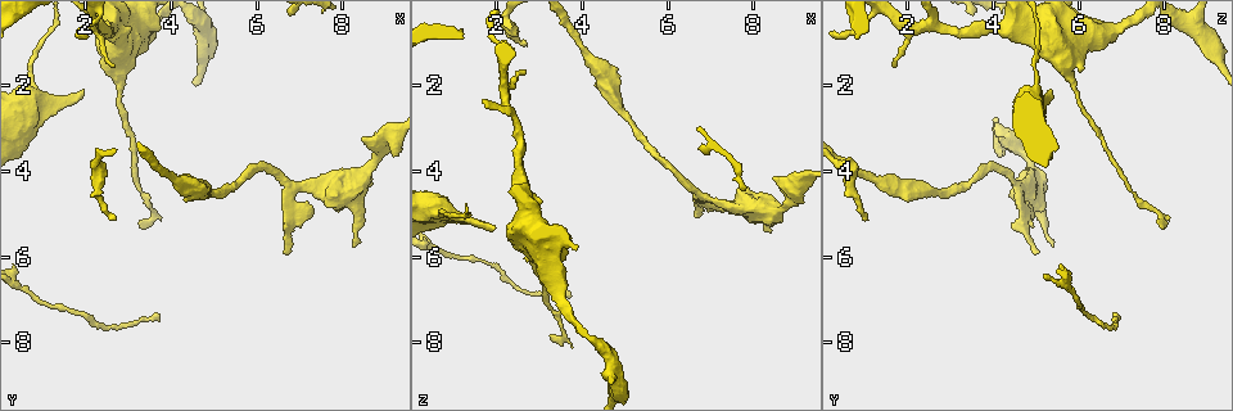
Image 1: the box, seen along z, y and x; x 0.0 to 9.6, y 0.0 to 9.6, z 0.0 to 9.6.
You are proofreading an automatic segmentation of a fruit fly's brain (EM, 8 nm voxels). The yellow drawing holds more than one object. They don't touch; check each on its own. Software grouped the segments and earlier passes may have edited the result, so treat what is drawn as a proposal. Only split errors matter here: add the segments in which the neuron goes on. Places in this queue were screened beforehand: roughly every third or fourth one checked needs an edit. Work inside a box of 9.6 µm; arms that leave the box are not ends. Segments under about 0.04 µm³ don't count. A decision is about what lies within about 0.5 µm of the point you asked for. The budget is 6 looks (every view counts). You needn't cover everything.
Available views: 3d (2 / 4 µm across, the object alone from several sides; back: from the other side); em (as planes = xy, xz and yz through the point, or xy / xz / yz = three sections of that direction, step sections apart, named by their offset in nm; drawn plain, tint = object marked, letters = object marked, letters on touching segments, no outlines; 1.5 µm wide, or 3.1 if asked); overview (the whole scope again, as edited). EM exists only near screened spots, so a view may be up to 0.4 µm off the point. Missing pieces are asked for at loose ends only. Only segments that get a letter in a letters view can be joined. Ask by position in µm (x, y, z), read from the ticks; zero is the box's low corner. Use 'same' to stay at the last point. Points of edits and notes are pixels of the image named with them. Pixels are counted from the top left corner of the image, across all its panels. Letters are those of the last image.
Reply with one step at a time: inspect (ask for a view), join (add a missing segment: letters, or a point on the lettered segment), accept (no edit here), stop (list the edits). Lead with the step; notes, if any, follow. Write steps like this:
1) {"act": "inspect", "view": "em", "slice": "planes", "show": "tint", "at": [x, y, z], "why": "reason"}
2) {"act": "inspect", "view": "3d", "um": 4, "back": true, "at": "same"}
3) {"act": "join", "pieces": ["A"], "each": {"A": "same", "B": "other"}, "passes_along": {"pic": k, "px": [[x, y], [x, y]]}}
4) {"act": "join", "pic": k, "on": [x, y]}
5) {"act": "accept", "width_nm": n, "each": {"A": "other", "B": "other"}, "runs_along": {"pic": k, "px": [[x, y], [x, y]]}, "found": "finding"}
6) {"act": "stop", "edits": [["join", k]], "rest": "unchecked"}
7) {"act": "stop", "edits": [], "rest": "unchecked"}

{"act": "inspect", "view": "3d", "um": 4, "at": [6.65, 5.90, 4.95], "why": "thin end"}

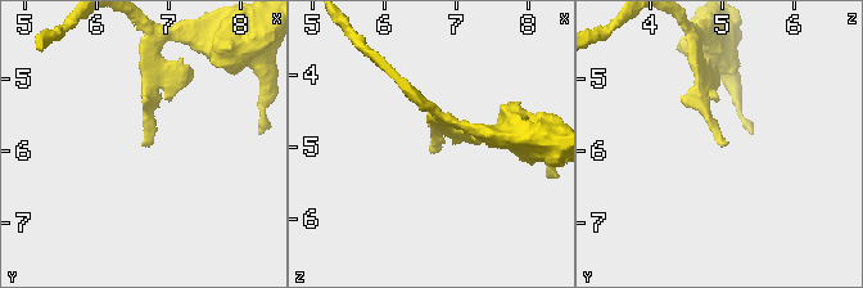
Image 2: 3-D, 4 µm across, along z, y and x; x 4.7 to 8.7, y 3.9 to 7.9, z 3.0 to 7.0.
{"act": "inspect", "view": "em", "slice": "planes", "show": "plain", "at": [6.65, 5.90, 5.00], "why": "shape alone is not enough"}

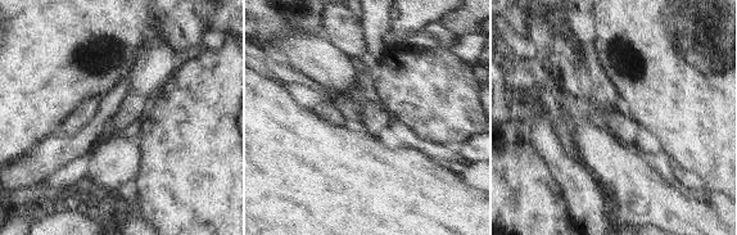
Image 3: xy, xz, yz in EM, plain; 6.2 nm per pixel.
{"act": "inspect", "view": "em", "slice": "planes", "show": "letters", "at": "same"}

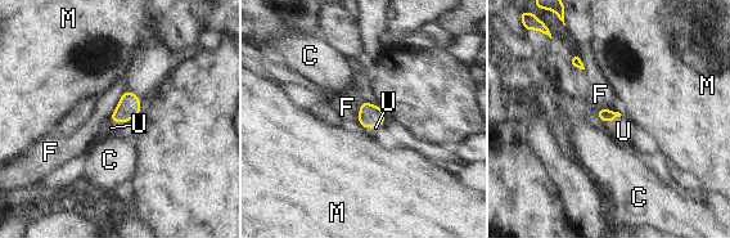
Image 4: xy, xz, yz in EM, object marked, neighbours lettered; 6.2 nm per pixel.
{"act": "join", "pieces": ["U"], "width_nm": 80, "each": {"C": "other", "F": "other", "M": "other", "U": "same"}, "passes_along": {"pic": 4, "px": [[370, 116], [374, 126], [368, 131]]}, "found": "it goes on there"}

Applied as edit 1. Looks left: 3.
{"act": "inspect", "view": "overview", "why": "redraw"}

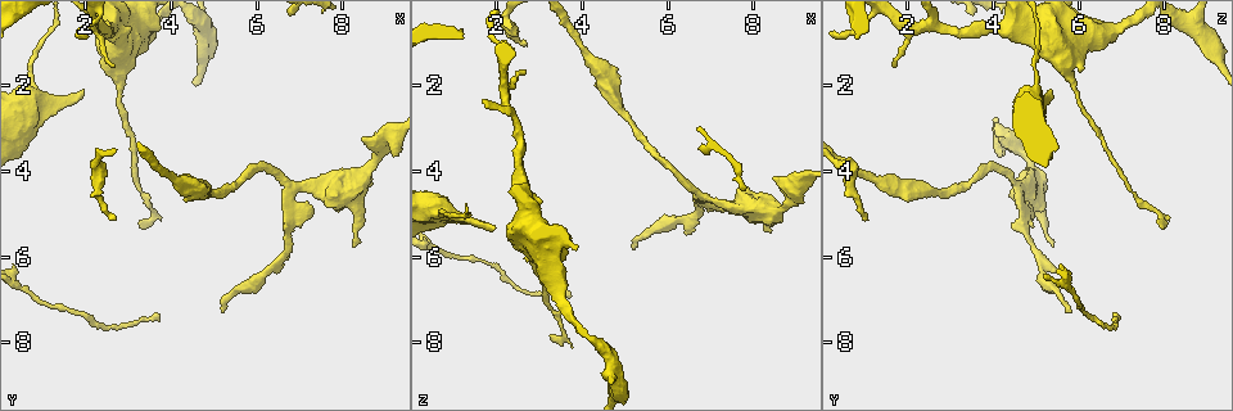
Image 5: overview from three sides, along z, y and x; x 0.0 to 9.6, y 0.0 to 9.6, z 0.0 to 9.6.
{"act": "inspect", "view": "3d", "um": 2, "at": [5.30, 7.20, 5.80], "why": "long arm stops here"}

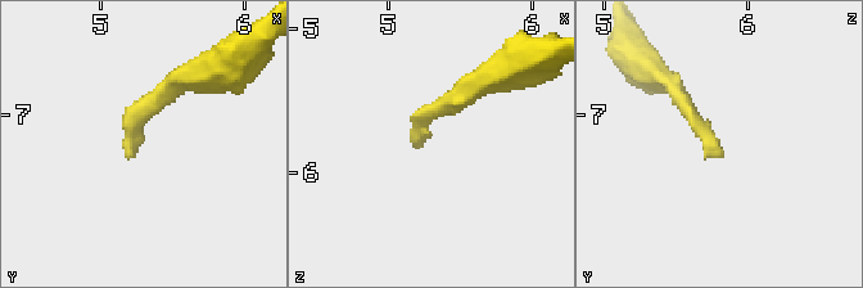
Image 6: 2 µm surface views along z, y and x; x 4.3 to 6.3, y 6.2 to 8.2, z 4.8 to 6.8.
{"act": "inspect", "view": "em", "slice": "planes", "show": "letters", "at": [5.26, 7.28, 5.78]}

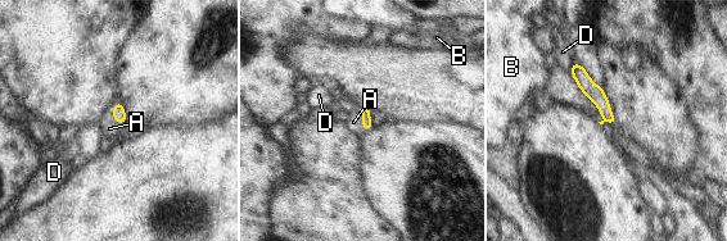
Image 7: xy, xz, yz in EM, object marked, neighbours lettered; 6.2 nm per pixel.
{"act": "join", "pieces": ["A"], "longest_contact_nm": ["A", 150], "each": {"A": "same", "B": "other", "D": "other"}, "found": "it goes on there"}

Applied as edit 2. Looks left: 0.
{"act": "stop", "edits": [["join", 4], ["join", 7]], "rest": "unchecked"}

